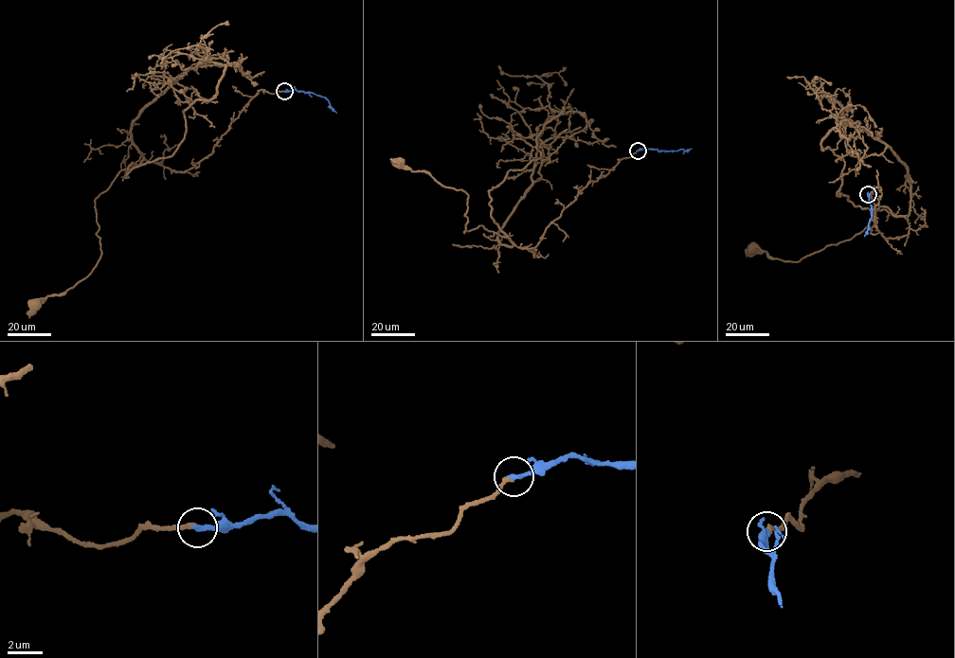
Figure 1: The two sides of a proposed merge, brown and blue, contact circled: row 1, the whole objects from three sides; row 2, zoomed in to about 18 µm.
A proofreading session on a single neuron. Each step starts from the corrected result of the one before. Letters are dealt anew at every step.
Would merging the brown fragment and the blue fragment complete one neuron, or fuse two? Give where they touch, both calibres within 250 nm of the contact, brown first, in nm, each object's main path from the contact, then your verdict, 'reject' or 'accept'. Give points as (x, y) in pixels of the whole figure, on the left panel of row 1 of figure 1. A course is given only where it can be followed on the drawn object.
at (284, 91); 240 nm thick on the brown side, 260 nm on the other; brown runs (284, 91), (259, 91), (187, 170), (145, 160), (119, 172), (95, 199), (94, 267), (34, 306); blue runs (284, 91), (296, 90), (324, 97), (336, 113); accept

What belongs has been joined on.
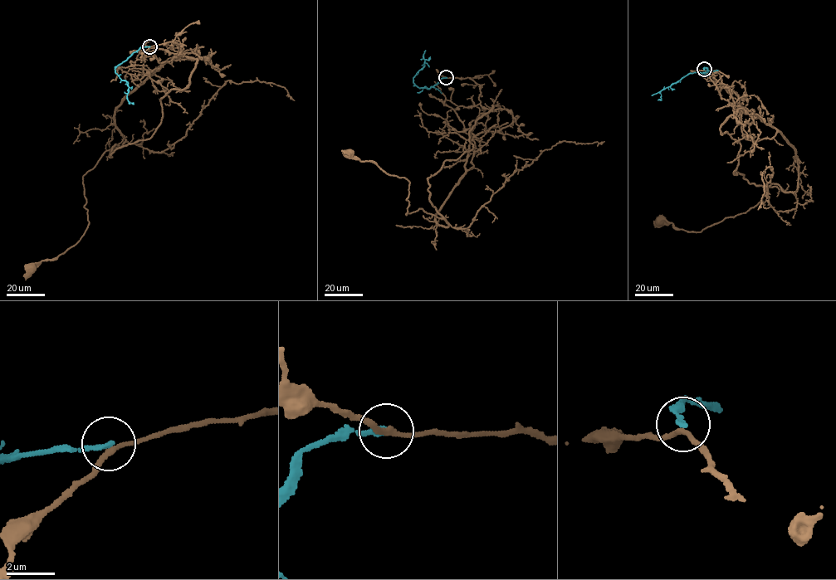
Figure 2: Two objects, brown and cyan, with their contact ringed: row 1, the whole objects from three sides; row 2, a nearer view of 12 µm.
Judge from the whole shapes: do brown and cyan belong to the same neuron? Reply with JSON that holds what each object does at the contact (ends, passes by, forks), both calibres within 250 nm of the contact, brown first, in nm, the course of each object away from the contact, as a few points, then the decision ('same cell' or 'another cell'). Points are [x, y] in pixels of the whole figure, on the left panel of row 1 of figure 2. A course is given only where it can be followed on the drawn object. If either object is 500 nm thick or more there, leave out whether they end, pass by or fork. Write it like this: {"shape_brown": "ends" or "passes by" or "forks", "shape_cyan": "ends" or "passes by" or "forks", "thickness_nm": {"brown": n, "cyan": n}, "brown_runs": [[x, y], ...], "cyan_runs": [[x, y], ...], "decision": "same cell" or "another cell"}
{"shape_brown": "passes by", "shape_cyan": "ends", "thickness_nm": {"brown": 200, "cyan": 220}, "brown_runs": [[149, 46], [199, 56], [176, 54], [115, 109], [125, 140], [83, 176], [89, 224], [30, 270]], "cyan_runs": [[149, 46], [139, 48], [114, 69], [119, 78], [128, 83], [128, 99], [134, 104]], "decision": "another cell"}

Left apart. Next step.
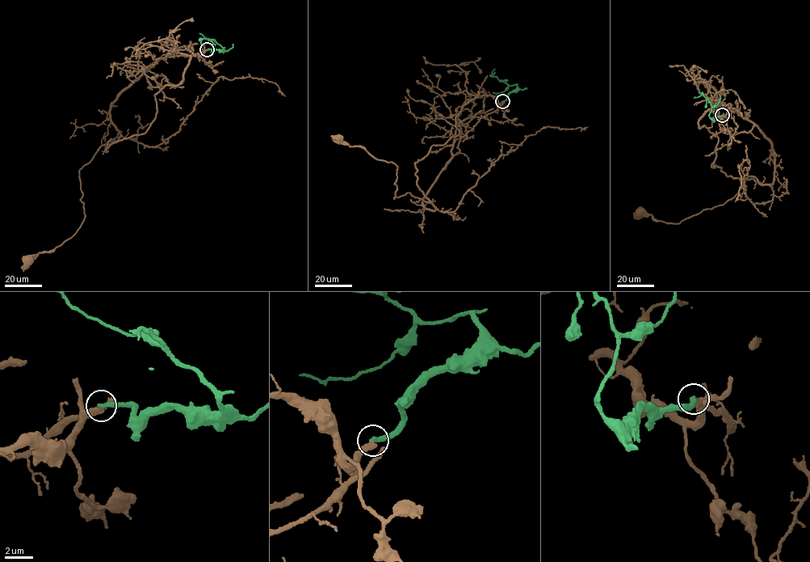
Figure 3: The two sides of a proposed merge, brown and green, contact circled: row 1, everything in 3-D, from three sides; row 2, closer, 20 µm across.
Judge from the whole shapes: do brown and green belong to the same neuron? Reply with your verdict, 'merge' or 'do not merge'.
merge

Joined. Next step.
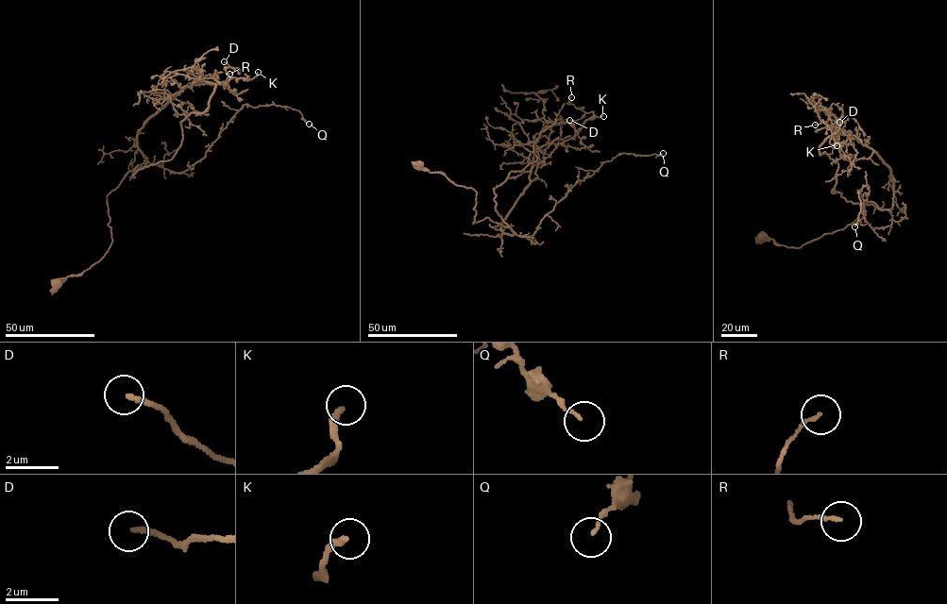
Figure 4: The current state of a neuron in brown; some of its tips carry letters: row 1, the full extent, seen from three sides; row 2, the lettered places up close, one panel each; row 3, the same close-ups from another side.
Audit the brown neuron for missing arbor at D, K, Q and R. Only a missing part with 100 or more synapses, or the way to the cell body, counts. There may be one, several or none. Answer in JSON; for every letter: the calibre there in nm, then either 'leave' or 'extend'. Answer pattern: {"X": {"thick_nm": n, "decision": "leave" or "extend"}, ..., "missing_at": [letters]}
{"D": {"thick_nm": 180, "decision": "leave"}, "K": {"thick_nm": 240, "decision": "leave"}, "Q": {"thick_nm": 100, "decision": "leave"}, "R": {"thick_nm": 120, "decision": "leave"}, "missing_at": []}

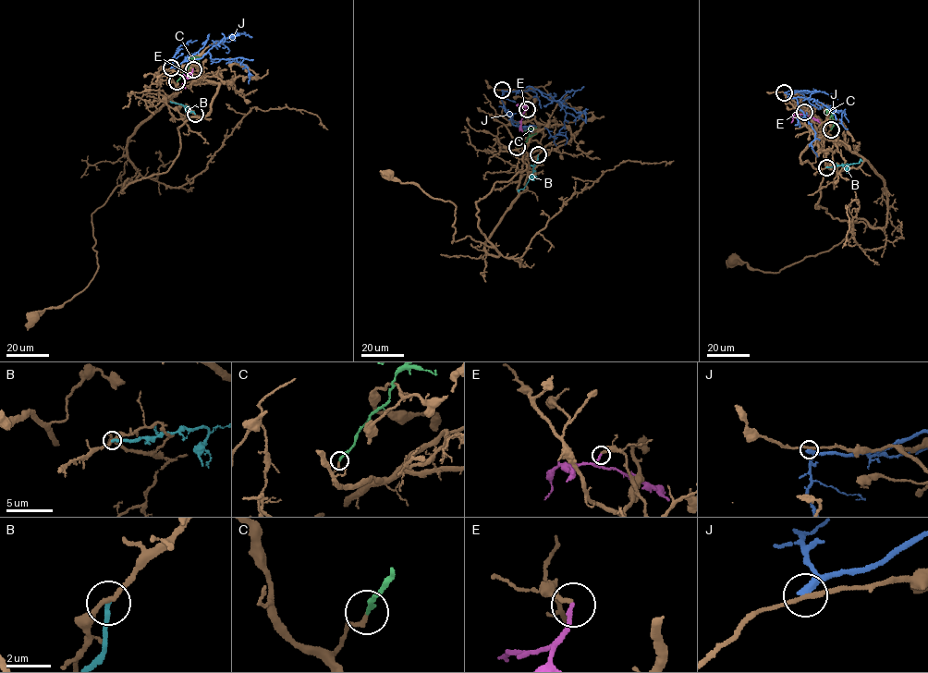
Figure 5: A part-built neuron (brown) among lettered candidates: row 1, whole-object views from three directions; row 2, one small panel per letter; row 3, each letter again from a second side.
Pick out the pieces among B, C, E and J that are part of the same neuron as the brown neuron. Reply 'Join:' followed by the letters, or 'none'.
Join: C

